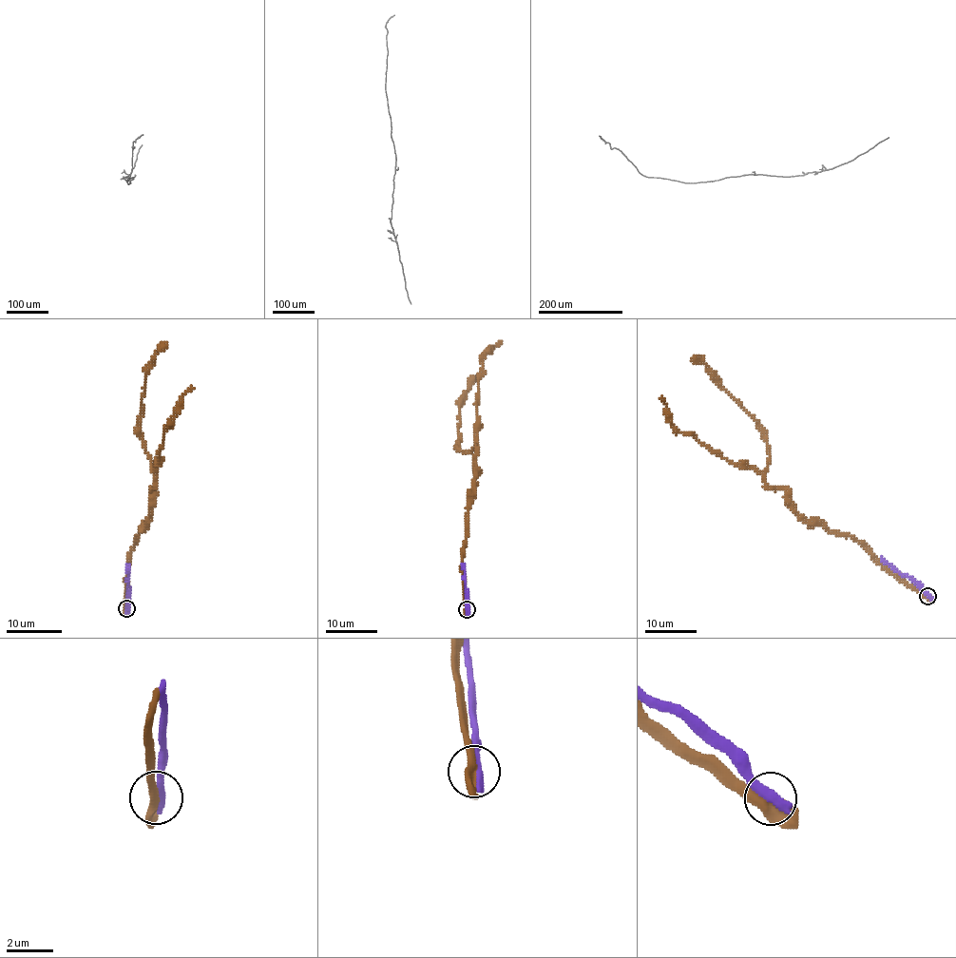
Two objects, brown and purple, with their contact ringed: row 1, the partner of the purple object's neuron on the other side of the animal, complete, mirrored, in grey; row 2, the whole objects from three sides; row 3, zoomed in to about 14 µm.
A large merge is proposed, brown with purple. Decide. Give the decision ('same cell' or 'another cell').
another cell

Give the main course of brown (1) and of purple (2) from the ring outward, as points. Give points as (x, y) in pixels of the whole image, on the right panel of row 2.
1: (928, 595), (889, 572), (849, 536), (810, 525), (784, 488), (768, 486), (763, 429), (704, 364), (692, 357)
2: (928, 595), (881, 557)

